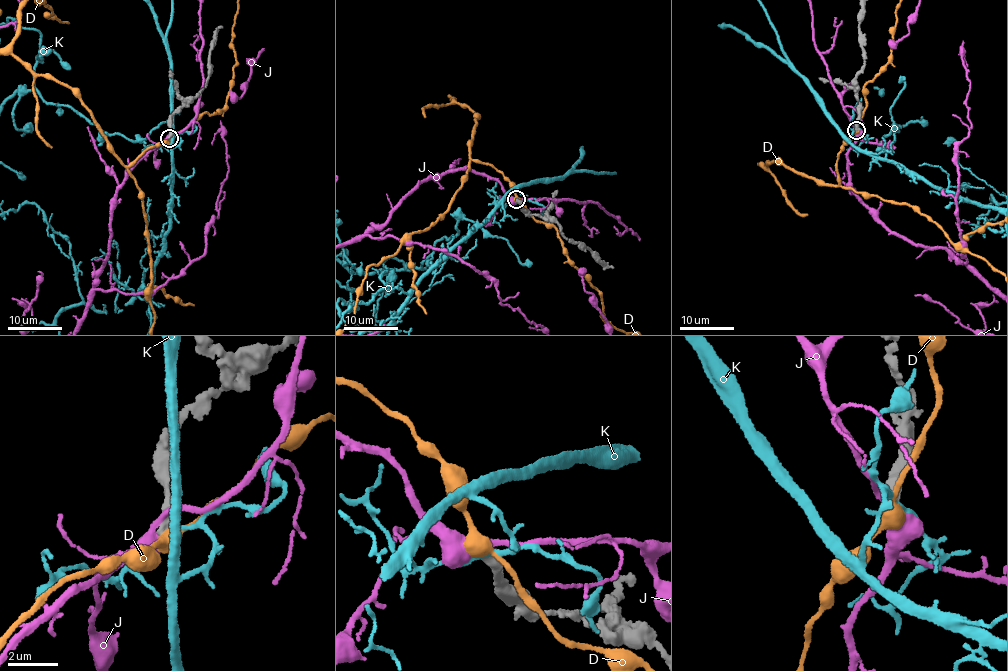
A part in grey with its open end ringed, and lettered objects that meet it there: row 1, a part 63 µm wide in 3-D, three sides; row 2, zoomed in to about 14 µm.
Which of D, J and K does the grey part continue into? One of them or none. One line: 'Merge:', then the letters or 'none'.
Merge: none

